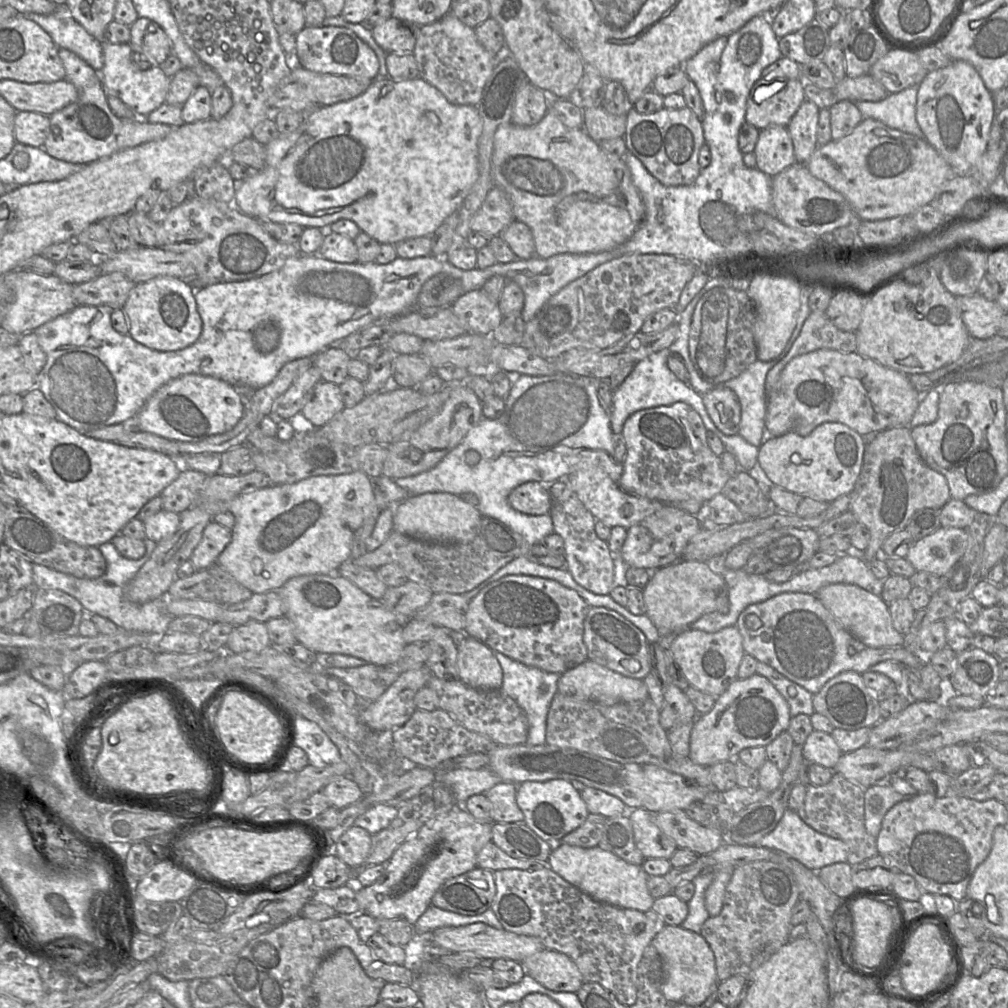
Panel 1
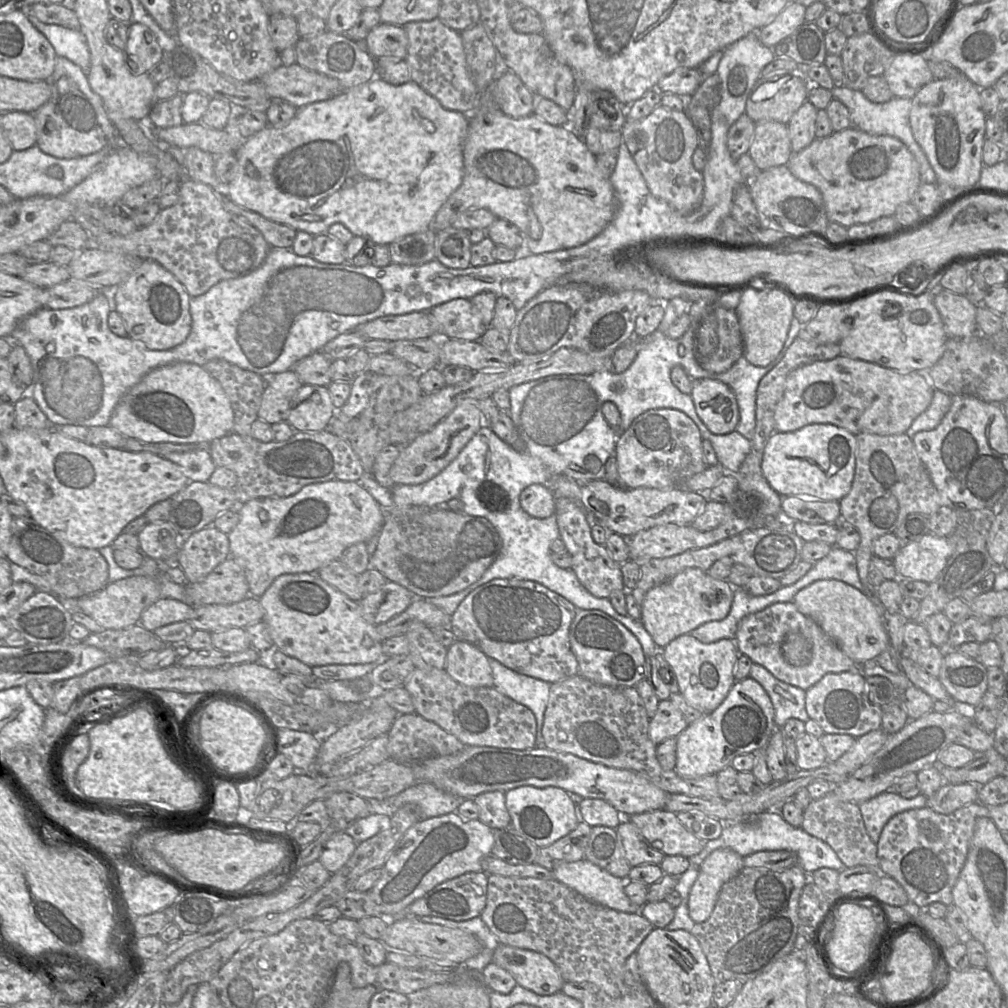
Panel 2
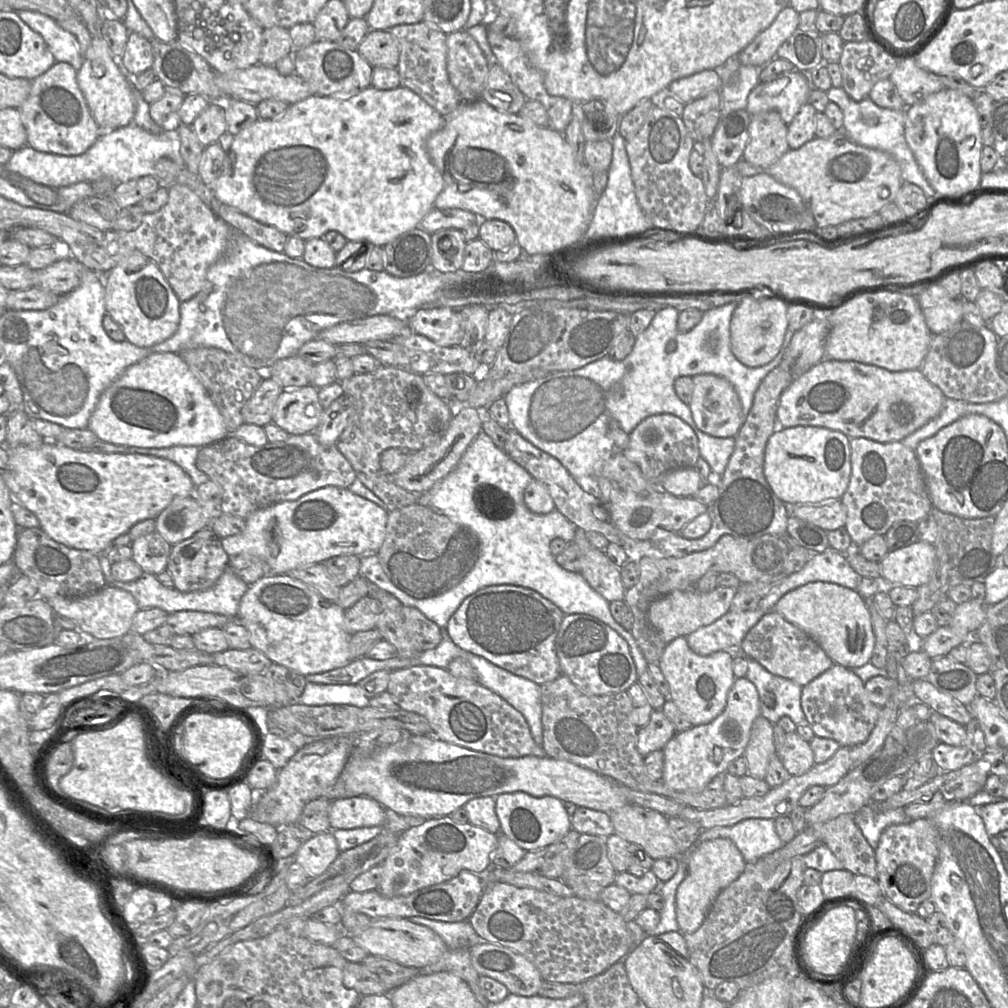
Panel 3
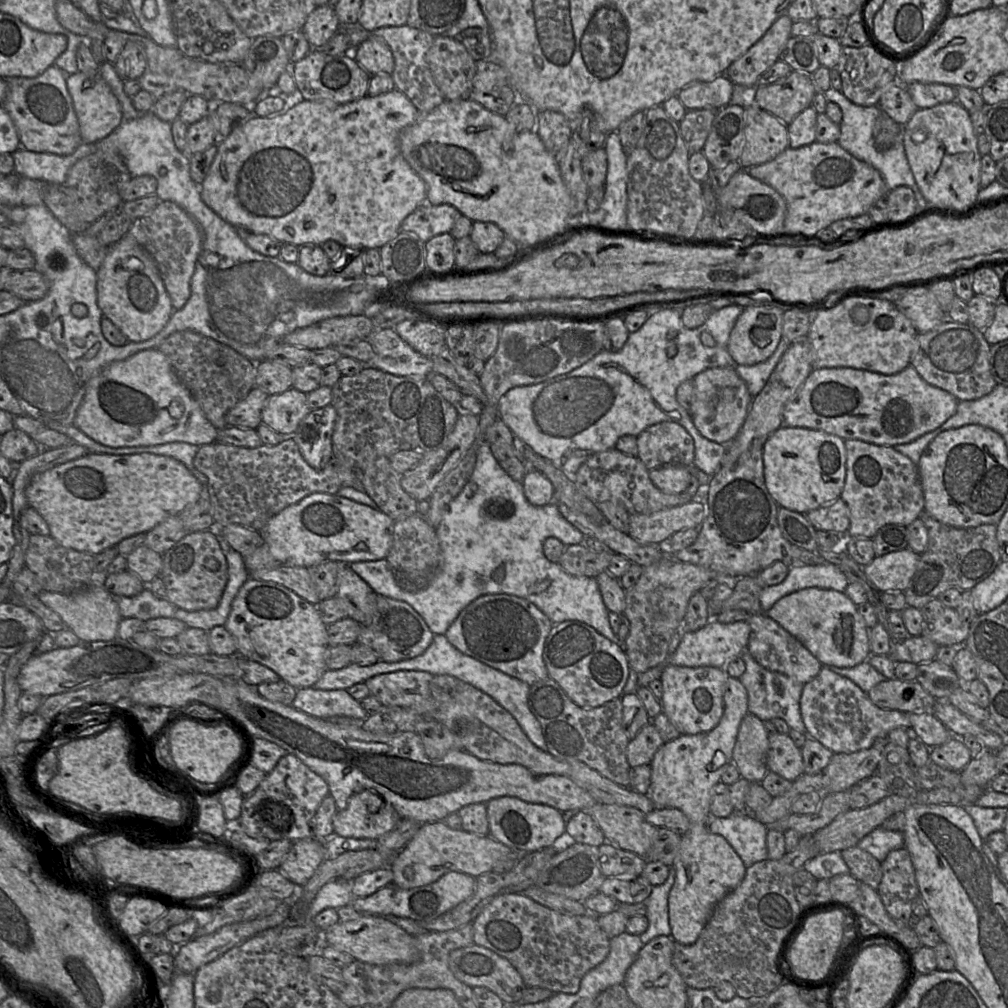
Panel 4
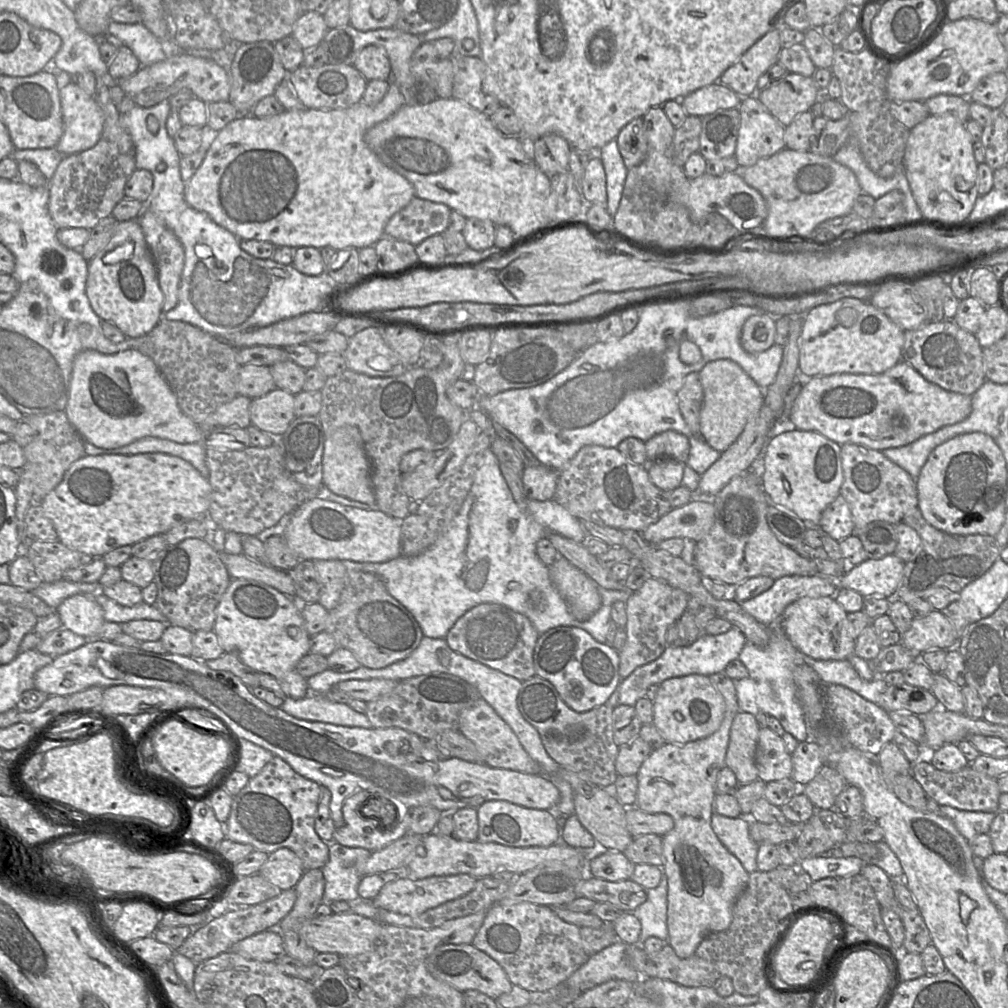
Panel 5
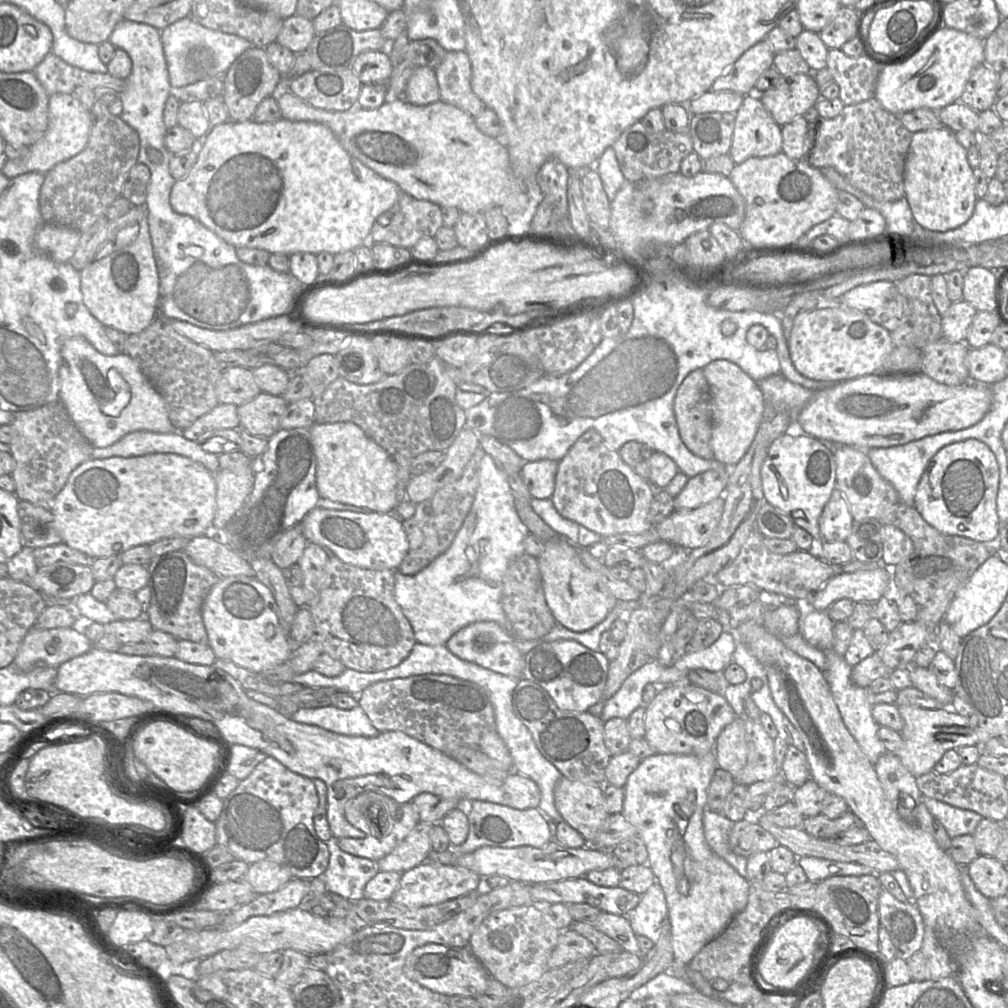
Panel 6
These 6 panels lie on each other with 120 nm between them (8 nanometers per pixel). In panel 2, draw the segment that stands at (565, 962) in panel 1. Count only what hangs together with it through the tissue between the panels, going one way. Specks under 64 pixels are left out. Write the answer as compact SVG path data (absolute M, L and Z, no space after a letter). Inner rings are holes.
M498 945L492 962L507 970L517 984L546 996L561 991L565 983L558 967L544 954L508 945Z

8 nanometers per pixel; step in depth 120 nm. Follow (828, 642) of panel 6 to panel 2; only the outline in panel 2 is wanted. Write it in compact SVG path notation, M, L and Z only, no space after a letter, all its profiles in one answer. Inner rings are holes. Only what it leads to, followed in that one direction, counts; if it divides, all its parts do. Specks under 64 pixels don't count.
M817 580L798 591L792 602L800 613L812 619L849 658L858 664L874 660L889 649L886 622L876 606L867 595L843 581Z

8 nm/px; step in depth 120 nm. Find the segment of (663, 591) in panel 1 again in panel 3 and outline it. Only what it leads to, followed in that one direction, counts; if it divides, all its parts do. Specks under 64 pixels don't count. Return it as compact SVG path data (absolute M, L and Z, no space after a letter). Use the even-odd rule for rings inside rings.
M717 586L710 592L700 592L695 587L675 590L654 600L648 608L648 620L661 639L670 643L679 636L687 636L702 626L709 625L727 613L736 593L736 588Z

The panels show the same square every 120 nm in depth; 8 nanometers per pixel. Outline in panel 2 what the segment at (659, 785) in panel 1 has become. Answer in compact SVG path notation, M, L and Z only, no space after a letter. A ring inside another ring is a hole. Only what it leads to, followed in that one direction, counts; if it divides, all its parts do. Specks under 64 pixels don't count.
M465 746L457 753L430 757L413 764L416 765L417 782L430 782L462 799L473 798L483 792L506 792L520 786L537 788L553 786L568 793L578 794L583 799L603 799L623 815L623 819L633 814L664 809L667 798L671 795L639 772L608 767L545 746L525 750Z

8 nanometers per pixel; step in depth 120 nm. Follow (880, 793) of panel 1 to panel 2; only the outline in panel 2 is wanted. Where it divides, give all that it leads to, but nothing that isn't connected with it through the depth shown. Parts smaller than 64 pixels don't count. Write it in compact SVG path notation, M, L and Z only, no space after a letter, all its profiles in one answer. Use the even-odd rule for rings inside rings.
M885 791L862 802L859 807L866 831L877 844L885 824L896 814L926 806L927 797L923 793L914 798L903 798L900 794Z

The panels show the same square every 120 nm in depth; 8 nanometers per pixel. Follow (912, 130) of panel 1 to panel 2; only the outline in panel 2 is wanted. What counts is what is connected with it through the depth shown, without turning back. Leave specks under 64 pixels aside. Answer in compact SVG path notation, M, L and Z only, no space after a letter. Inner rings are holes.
M845 86L834 87L833 98L842 102L849 110L851 127L855 127L873 136L892 136L902 141L915 157L922 183L936 184L937 176L932 169L923 149L915 140L910 126L910 110L912 99L893 97L885 103L873 103L868 100L861 91L849 89Z

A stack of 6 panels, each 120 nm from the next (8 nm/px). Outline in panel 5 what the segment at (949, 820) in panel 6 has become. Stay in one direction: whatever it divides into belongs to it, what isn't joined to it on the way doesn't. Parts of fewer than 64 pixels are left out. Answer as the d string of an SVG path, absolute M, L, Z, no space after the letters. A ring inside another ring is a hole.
M939 806L941 815L950 819L956 829L967 840L986 834L997 813L981 811L965 811L951 806Z

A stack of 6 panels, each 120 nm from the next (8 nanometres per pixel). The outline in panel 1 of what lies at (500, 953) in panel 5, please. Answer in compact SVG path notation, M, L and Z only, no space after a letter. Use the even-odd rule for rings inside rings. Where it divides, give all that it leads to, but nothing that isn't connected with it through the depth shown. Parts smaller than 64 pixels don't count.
M546 867L534 872L504 869L493 872L496 894L491 910L506 931L537 937L545 948L569 956L577 965L584 982L597 982L611 991L626 1006L637 999L636 972L644 950L666 925L662 917L650 909L641 912L598 903Z

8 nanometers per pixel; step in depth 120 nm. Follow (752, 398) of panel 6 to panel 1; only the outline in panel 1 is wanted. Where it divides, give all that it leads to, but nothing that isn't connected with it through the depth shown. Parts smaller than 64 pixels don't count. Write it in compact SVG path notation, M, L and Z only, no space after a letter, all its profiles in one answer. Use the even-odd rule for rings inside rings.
M714 386L701 395L707 413L724 435L736 435L741 421L741 406L737 395L724 386Z

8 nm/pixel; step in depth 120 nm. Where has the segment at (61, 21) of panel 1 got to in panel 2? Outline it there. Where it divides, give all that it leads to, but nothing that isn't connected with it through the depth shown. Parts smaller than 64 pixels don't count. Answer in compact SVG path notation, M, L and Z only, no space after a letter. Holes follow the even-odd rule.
M28 13L31 23L48 39L58 57L65 57L78 65L86 74L90 68L90 51L85 36L80 30L40 21Z

